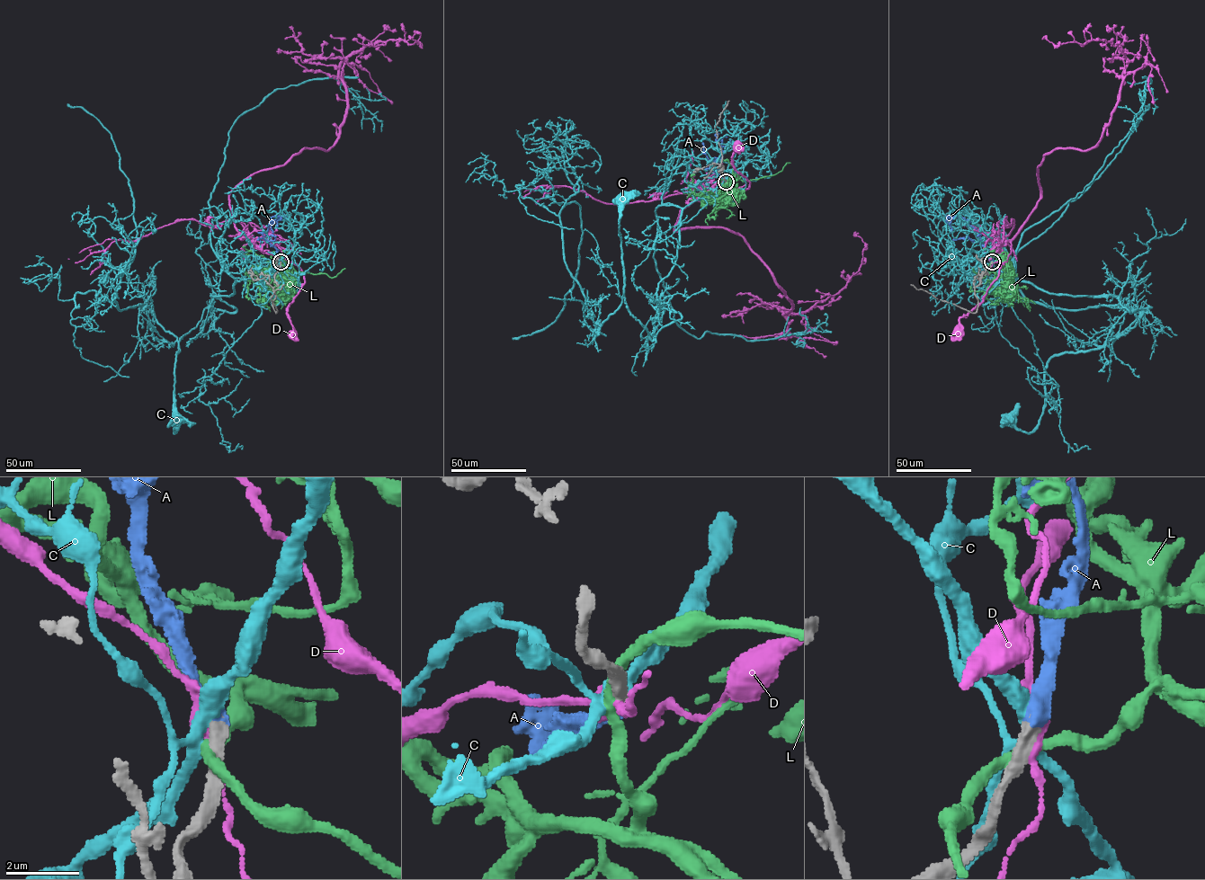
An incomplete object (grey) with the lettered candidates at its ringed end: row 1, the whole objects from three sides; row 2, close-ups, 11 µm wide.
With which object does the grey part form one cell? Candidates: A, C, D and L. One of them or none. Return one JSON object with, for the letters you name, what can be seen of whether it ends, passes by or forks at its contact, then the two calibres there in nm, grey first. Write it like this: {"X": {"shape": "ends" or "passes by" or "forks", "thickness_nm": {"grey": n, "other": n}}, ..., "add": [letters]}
{"A": {"shape": "ends", "thickness_nm": {"grey": 400, "other": 460}}, "add": ["A"]}

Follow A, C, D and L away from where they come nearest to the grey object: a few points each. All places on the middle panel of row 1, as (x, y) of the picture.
A: (726, 182), (722, 183), (723, 177), (710, 167), (713, 159), (723, 154), (721, 141), (718, 141)
C: (725, 182), (683, 208), (676, 260), (656, 290), (656, 303), (681, 318), (652, 340), (625, 302), (620, 200)
D: (725, 182), (702, 191), (697, 200), (735, 196), (748, 188), (749, 182), (733, 164), (732, 154), (736, 147)
L: (725, 181), (726, 186), (731, 191), (704, 199), (693, 191), (691, 177), (693, 173)

